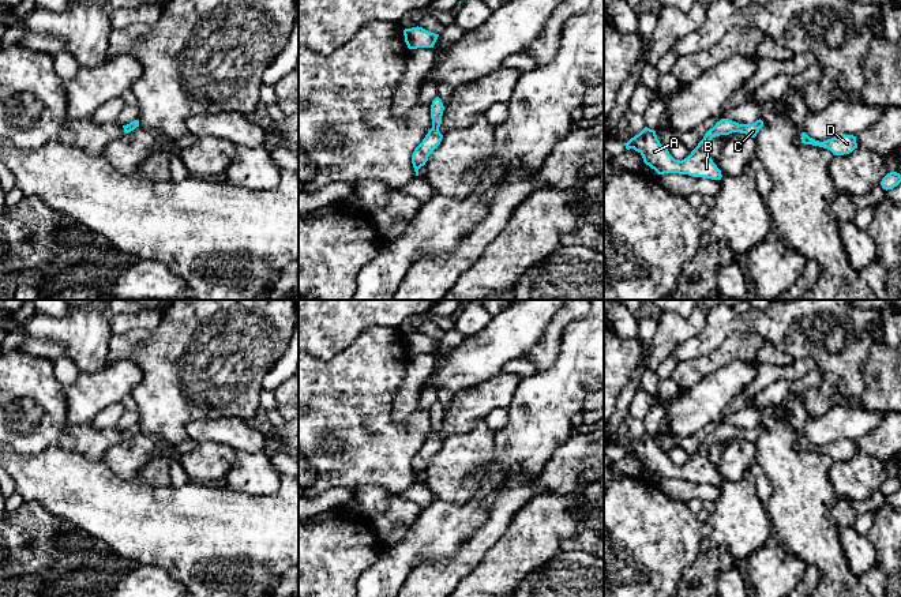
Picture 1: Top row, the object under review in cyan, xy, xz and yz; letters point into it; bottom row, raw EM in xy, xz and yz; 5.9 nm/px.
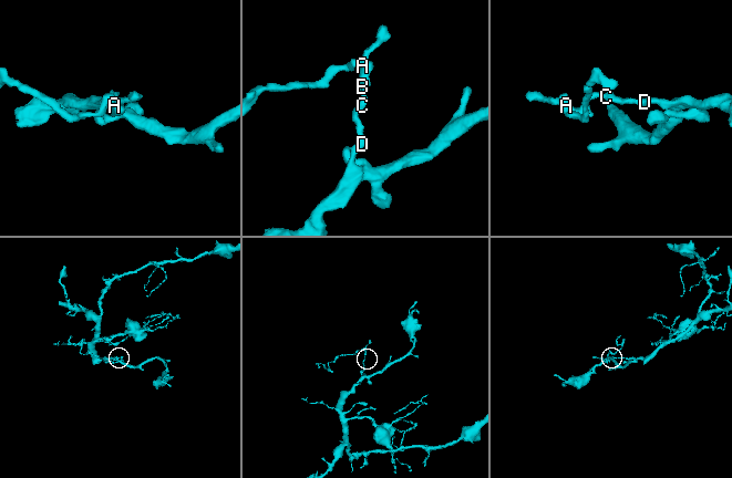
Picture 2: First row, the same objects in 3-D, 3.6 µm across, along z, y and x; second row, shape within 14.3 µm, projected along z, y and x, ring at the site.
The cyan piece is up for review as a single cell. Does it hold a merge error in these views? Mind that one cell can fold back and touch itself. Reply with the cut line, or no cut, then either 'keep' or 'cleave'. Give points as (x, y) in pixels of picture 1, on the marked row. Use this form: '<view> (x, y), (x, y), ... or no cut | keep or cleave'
no cut | keep

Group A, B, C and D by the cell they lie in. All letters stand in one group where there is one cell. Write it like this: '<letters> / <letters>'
A B C D

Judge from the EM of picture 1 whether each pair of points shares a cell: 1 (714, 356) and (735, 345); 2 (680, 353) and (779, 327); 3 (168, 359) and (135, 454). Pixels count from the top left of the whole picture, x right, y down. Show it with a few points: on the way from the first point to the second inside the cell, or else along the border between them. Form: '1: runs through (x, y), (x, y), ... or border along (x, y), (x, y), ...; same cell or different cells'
1: runs through (720, 356), (729, 350); same cell
2: runs through (705, 341), (724, 322), (754, 322); same cell
3: border along (139, 431), (156, 440), (166, 440), (172, 446); different cells

